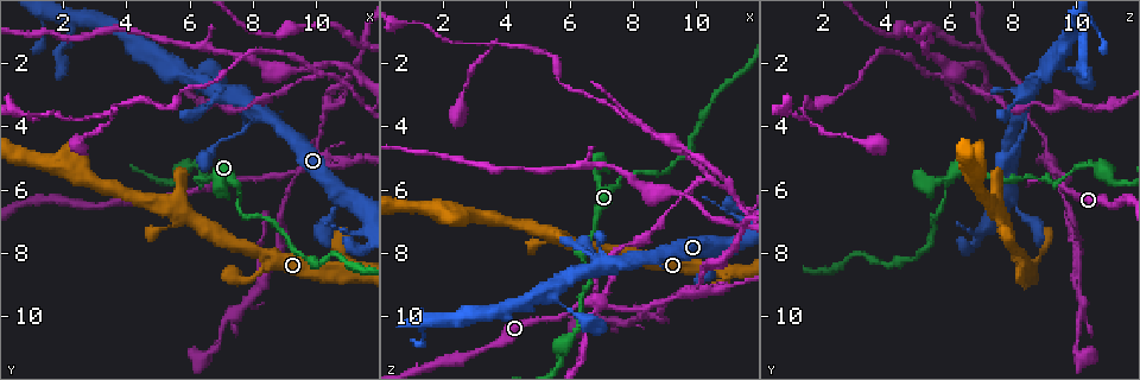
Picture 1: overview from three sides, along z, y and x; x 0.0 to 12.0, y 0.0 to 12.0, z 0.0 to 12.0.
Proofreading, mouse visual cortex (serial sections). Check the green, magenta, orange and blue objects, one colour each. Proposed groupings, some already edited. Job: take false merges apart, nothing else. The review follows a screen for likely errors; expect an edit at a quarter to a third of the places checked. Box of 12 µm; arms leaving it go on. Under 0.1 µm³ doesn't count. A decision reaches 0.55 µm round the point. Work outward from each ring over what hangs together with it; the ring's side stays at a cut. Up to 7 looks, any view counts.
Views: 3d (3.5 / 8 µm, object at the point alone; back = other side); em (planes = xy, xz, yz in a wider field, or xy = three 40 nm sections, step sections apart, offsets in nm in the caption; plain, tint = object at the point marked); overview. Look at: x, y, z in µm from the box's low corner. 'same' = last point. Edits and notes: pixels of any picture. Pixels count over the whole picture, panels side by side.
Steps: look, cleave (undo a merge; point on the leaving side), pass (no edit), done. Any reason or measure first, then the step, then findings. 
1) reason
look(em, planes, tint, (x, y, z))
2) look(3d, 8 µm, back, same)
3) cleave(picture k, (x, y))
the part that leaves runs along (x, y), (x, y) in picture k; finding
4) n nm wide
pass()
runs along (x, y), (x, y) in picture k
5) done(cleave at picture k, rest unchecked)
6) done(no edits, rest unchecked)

abrupt turn
look(3d, 3.5 µm, (7.6, 6.9, 5.7))

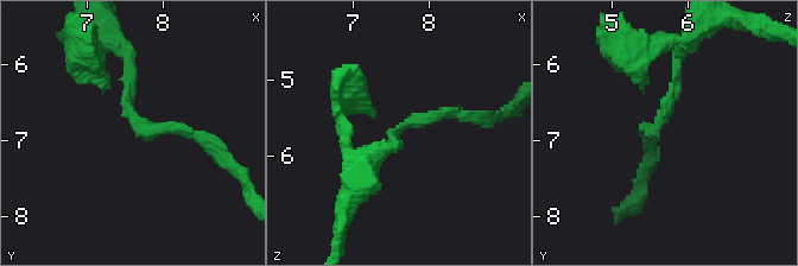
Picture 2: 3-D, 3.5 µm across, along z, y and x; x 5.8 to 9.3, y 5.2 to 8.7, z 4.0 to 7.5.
arms of 150, 150 nm; now the EM
look(em, xy, step 5, plain, (7.65, 6.80, 5.65))

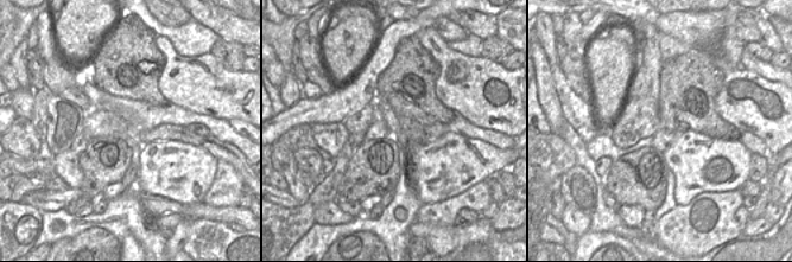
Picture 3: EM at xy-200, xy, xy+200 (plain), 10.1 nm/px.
where the object lies
look(em, xy, step 5, tint, same)

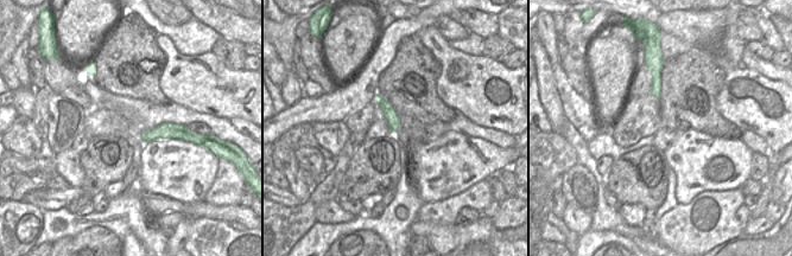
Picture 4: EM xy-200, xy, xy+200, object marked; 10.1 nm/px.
pass()
continuous, no second cell

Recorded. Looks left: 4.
two arms in line, one across
look(3d, 8 µm, (8.3, 3.5, 8.2))

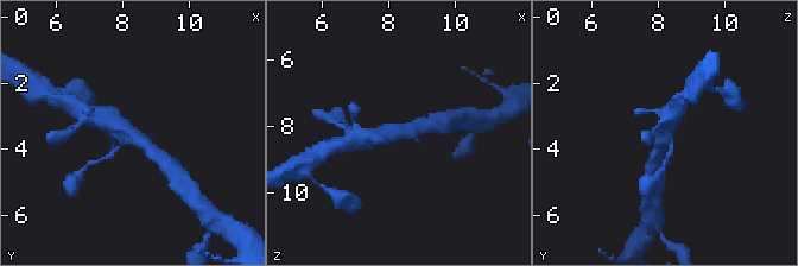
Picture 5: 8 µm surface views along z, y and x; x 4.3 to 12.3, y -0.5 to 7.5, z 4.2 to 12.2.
zoom in
look(3d, 3.5 µm, (8.3, 3.6, 8.2))

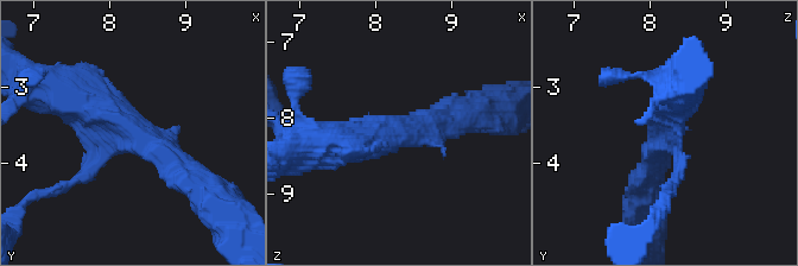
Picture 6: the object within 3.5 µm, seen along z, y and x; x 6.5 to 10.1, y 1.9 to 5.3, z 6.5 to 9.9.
3 arms; arms of 150, 300, 500 nm
look(em, planes, tint, (8.25, 3.60, 8.20))

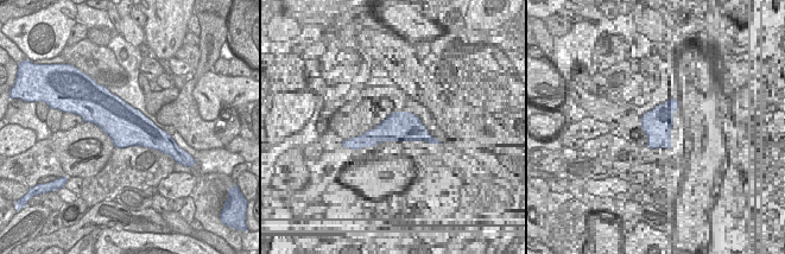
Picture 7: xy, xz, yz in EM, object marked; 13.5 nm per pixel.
pass()
runs along (192, 178), (109, 113), (65, 94) in picture 6; continuous, no second cell

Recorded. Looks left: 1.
done(no edits, rest unchecked)

